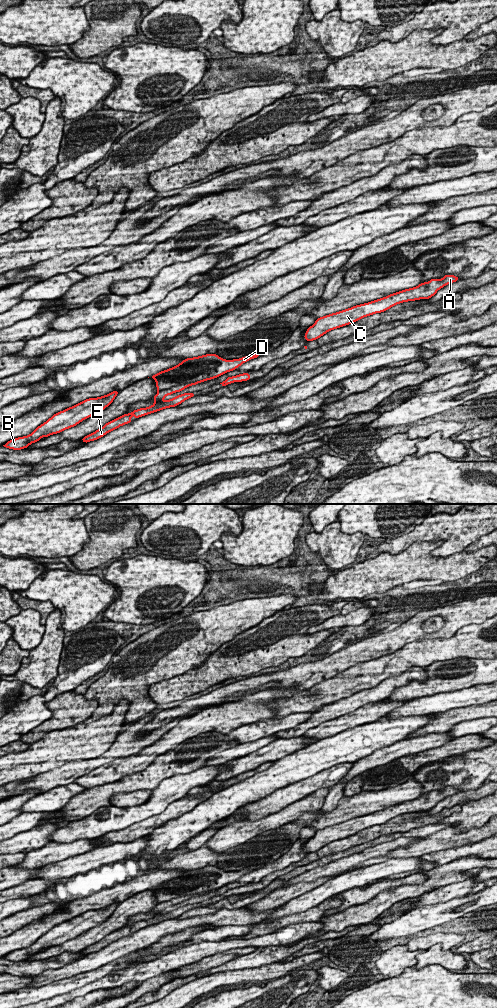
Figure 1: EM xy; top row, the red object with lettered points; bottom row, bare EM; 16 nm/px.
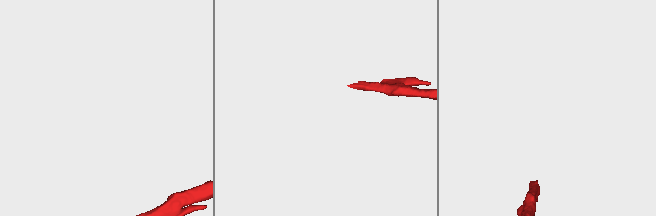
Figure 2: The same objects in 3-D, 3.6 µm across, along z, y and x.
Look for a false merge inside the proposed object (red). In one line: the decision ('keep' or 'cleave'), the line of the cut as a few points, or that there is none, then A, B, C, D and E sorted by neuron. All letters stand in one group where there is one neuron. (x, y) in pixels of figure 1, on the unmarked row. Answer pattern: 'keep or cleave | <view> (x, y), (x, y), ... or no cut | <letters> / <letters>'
cleave | xy (200, 893), (178, 896), (158, 904) | A B C D / E

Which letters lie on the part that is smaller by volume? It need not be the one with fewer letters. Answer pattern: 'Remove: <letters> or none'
Remove: E

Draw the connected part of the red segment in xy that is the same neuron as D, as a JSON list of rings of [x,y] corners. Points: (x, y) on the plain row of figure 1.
[[[262,865],[245,868],[240,871],[225,872],[216,866],[184,871],[180,876],[159,884],[151,890],[156,893],[158,904],[178,897],[203,894],[233,883],[248,872],[257,870]]]

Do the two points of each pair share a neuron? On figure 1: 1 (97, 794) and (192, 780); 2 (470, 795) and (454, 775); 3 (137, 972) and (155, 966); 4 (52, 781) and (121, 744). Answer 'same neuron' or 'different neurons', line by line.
1: different neurons
2: different neurons
3: same neuron
4: same neuron

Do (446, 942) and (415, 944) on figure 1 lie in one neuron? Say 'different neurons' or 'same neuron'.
same neuron

